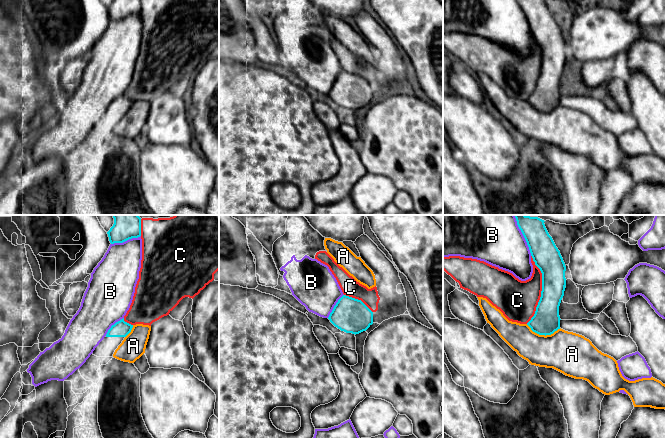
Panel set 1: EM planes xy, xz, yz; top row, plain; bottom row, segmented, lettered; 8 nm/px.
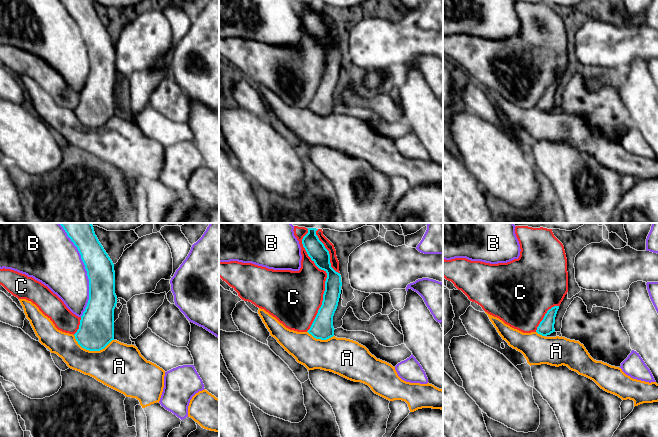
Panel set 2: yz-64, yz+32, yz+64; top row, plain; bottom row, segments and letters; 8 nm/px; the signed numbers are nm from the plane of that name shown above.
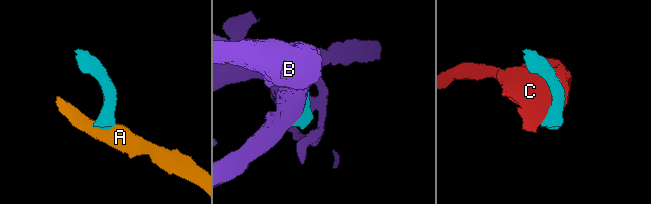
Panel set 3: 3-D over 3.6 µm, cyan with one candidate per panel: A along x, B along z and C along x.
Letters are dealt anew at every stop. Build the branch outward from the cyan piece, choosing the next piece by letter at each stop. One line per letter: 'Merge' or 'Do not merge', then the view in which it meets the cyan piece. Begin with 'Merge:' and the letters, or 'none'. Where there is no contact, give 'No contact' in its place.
Merge: C
A: Do not merge. Touches cyan in yz
B: Do not merge. Touches cyan in yz
C: Merge. Touches cyan in yz

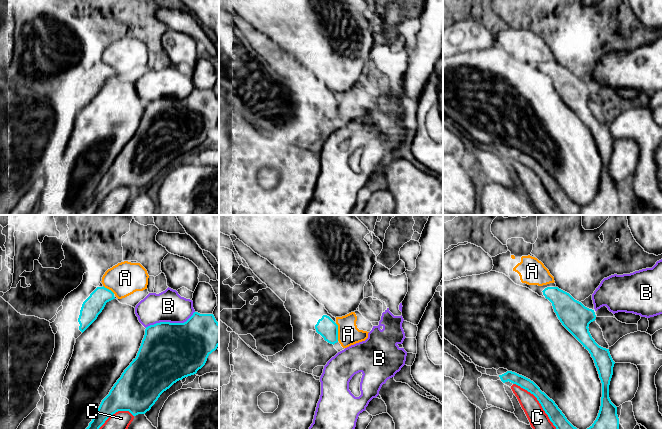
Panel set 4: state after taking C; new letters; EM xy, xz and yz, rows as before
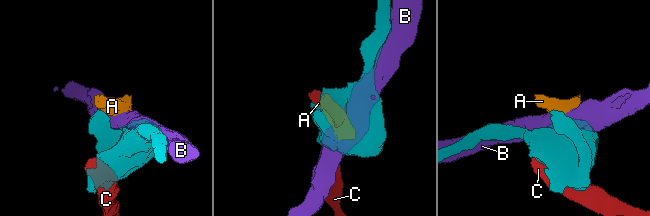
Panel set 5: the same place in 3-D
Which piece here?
Merge: none
A: Do not merge. Touches cyan in xz
B: Do not merge. Touches cyan in xy
C: Do not merge. Touches cyan in yz

